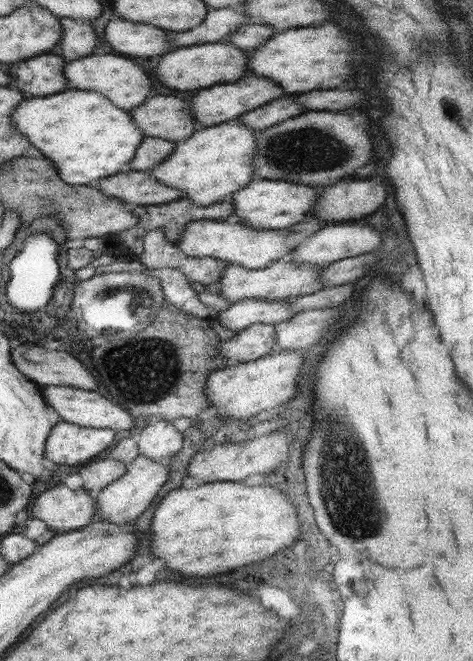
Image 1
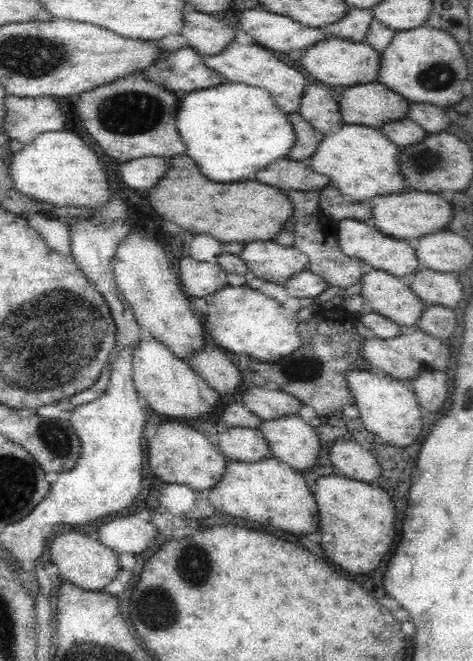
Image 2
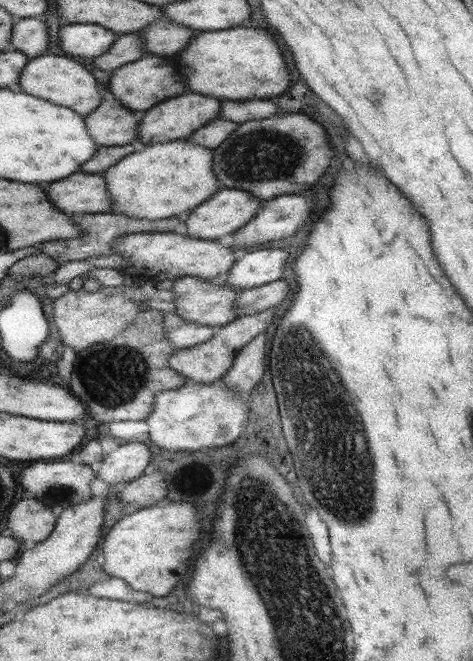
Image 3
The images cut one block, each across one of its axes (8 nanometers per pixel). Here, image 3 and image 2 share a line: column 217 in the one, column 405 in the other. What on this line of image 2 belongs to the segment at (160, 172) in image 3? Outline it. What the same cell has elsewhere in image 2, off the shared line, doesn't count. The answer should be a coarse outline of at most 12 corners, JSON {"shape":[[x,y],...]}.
{"shape":[[346,123],[324,134],[309,166],[346,200],[410,190],[401,146]]}

